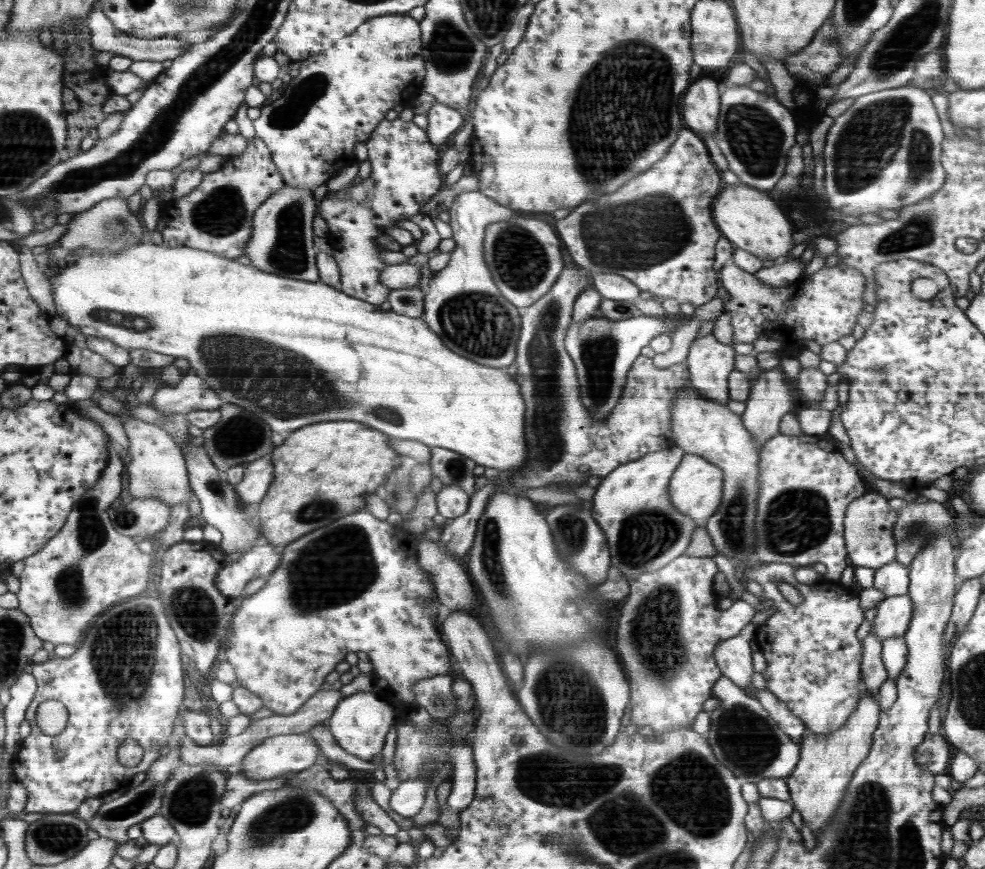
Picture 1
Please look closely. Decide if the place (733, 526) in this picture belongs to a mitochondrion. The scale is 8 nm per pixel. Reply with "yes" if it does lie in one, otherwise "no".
yes

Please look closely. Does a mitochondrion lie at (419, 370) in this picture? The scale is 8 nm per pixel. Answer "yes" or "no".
no

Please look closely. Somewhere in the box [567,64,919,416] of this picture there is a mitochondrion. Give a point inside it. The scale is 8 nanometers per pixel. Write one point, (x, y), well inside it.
(639, 236)

